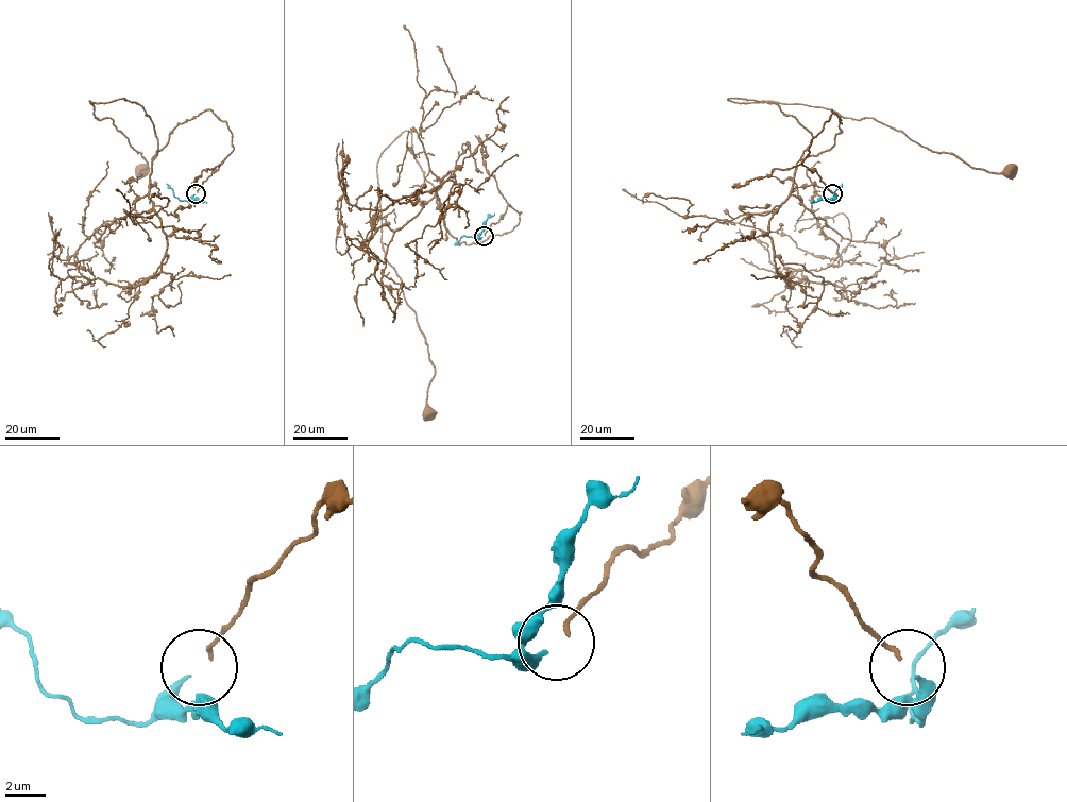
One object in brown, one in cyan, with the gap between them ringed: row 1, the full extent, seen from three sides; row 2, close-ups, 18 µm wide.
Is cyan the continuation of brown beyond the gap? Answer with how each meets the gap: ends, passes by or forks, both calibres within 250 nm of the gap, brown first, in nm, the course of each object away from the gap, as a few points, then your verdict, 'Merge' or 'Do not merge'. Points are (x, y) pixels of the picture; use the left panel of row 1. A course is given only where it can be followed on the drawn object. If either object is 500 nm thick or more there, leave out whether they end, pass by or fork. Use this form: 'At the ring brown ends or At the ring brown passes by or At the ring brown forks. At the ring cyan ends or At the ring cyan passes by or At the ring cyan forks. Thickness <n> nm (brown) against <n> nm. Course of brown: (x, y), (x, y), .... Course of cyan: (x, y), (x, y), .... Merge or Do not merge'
At the ring brown ends. At the ring cyan ends. Thickness 260 nm (brown) against 280 nm. Course of brown: (197, 192), (233, 149), (226, 123), (203, 111), (152, 158), (142, 107), (89, 101), (147, 161), (140, 170). Course of cyan: (195, 194), (187, 201), (180, 201), (167, 183). Merge

